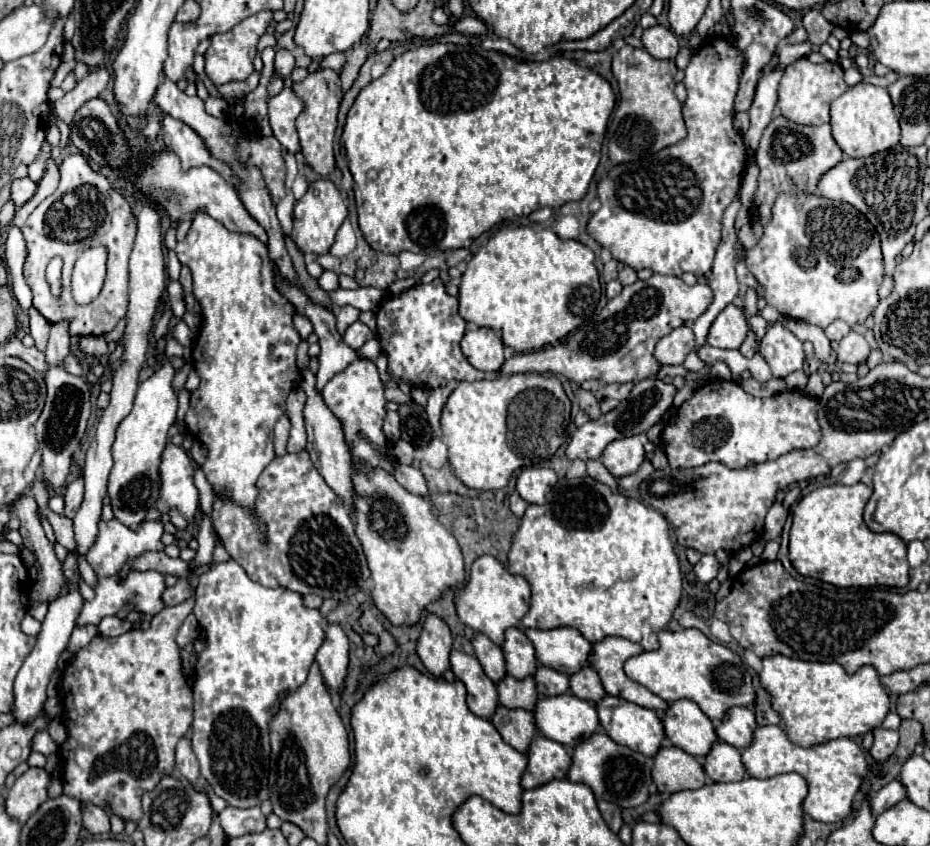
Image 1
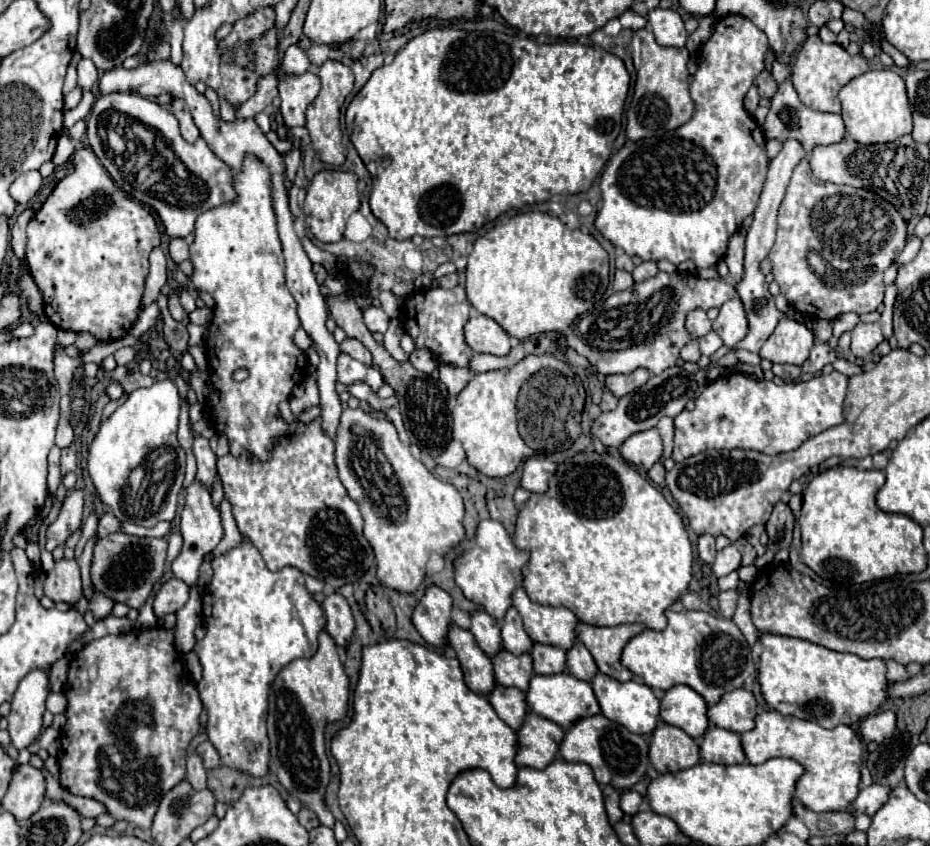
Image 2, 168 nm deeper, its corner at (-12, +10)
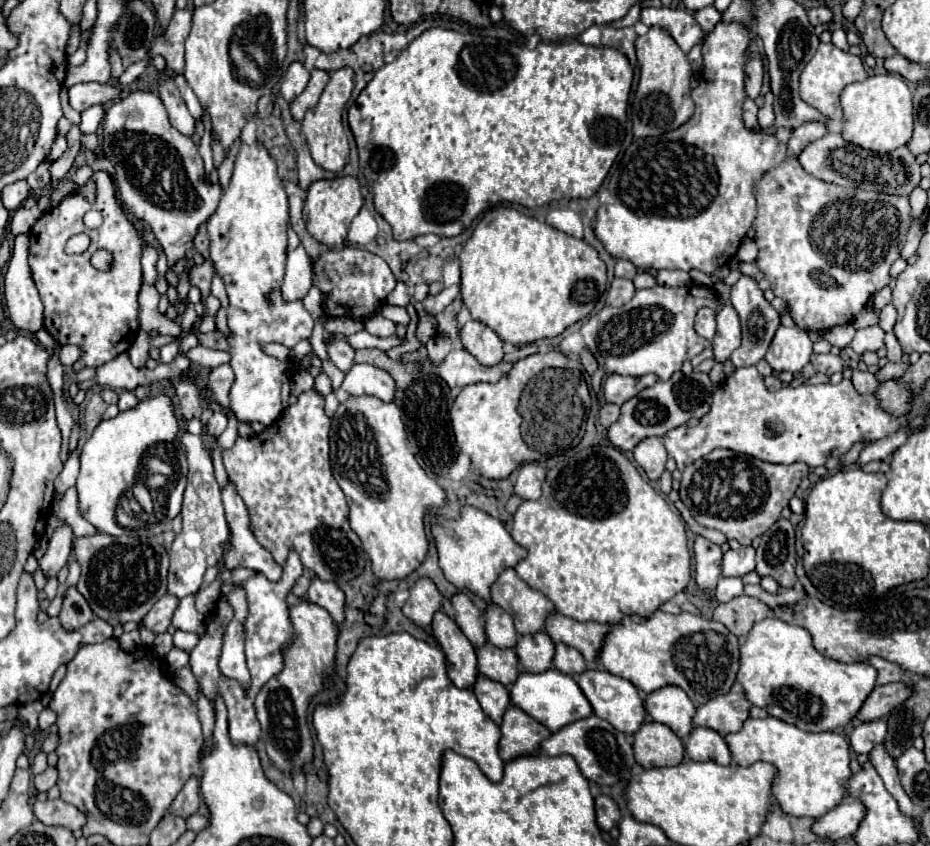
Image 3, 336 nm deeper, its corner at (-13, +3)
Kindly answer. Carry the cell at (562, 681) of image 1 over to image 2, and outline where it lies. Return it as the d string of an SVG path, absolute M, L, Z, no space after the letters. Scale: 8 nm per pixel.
M535 644L531 656L533 656L533 668L541 676L551 676L551 672L567 670L567 652L561 648Z

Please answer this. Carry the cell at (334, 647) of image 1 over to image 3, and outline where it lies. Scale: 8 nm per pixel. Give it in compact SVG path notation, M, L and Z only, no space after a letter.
M312 575L310 587L308 587L308 599L312 603L328 609L328 613L332 615L332 619L336 623L344 621L344 593L336 583L324 581L324 579Z

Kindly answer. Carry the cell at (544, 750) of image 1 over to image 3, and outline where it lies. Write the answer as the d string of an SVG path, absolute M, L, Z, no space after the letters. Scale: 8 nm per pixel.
M508 707L502 723L500 723L500 741L498 741L498 755L502 761L510 761L518 755L532 755L540 751L540 743L550 735L550 731L526 715L518 707Z

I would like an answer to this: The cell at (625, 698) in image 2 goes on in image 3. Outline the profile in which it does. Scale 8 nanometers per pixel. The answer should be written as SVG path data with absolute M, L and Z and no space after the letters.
M588 669L578 677L578 685L586 695L586 699L590 701L594 715L600 715L600 719L606 719L608 723L612 723L612 727L616 727L618 731L624 731L630 735L638 731L646 711L644 711L644 701L638 695L638 689L628 679L620 679L618 675L612 675L604 669Z

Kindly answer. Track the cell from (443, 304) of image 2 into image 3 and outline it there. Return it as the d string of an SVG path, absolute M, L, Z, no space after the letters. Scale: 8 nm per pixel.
M454 301L442 313L436 315L436 319L438 319L438 333L450 335L450 337L458 335L458 327L456 327L456 313L458 313L458 309L460 309L460 301Z

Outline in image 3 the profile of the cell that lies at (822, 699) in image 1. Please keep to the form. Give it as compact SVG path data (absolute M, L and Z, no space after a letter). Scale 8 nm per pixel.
M766 617L762 621L756 621L750 633L740 643L740 671L736 675L736 681L742 685L746 699L756 707L766 709L770 717L796 725L802 731L820 733L820 731L838 731L840 727L854 719L854 715L858 713L858 709L862 707L862 703L876 685L876 669L866 661L842 663L830 659L814 649L812 637L806 629L784 623L778 617Z

